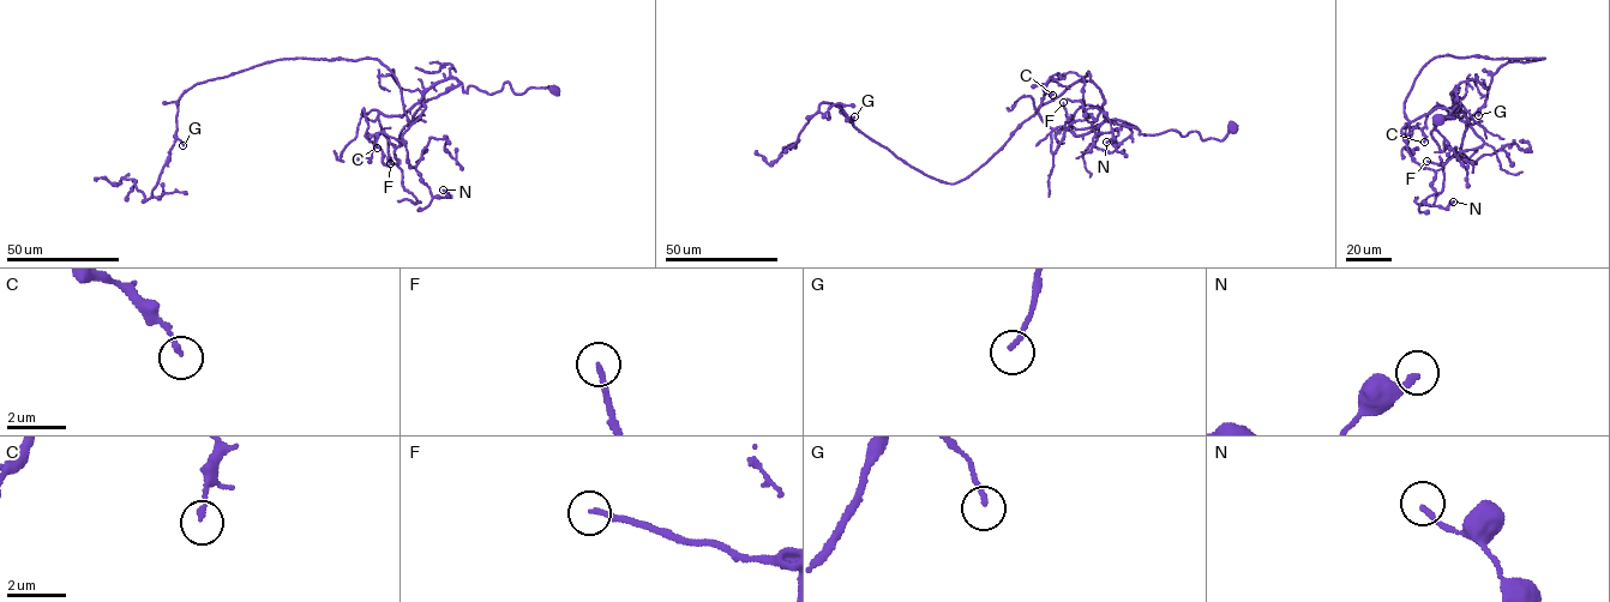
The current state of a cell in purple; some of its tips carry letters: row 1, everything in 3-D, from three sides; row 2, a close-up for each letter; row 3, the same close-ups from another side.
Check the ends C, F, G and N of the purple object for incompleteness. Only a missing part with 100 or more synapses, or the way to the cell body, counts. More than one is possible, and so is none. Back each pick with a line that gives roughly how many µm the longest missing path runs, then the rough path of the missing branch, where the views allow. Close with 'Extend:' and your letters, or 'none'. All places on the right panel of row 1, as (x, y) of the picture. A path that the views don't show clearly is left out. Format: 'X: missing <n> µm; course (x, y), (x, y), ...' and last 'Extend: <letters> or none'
Extend: none

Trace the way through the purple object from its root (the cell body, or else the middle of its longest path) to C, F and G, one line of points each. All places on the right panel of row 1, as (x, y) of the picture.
C: (1440, 119), (1455, 116), (1447, 118), (1460, 108), (1455, 91), (1467, 121), (1464, 110), (1437, 106), (1424, 142)
F: (1440, 119), (1455, 116), (1447, 118), (1460, 108), (1455, 91), (1460, 119), (1483, 144), (1427, 161)
G: (1440, 119), (1457, 97), (1404, 112), (1434, 59), (1544, 58), (1503, 65), (1478, 115)

